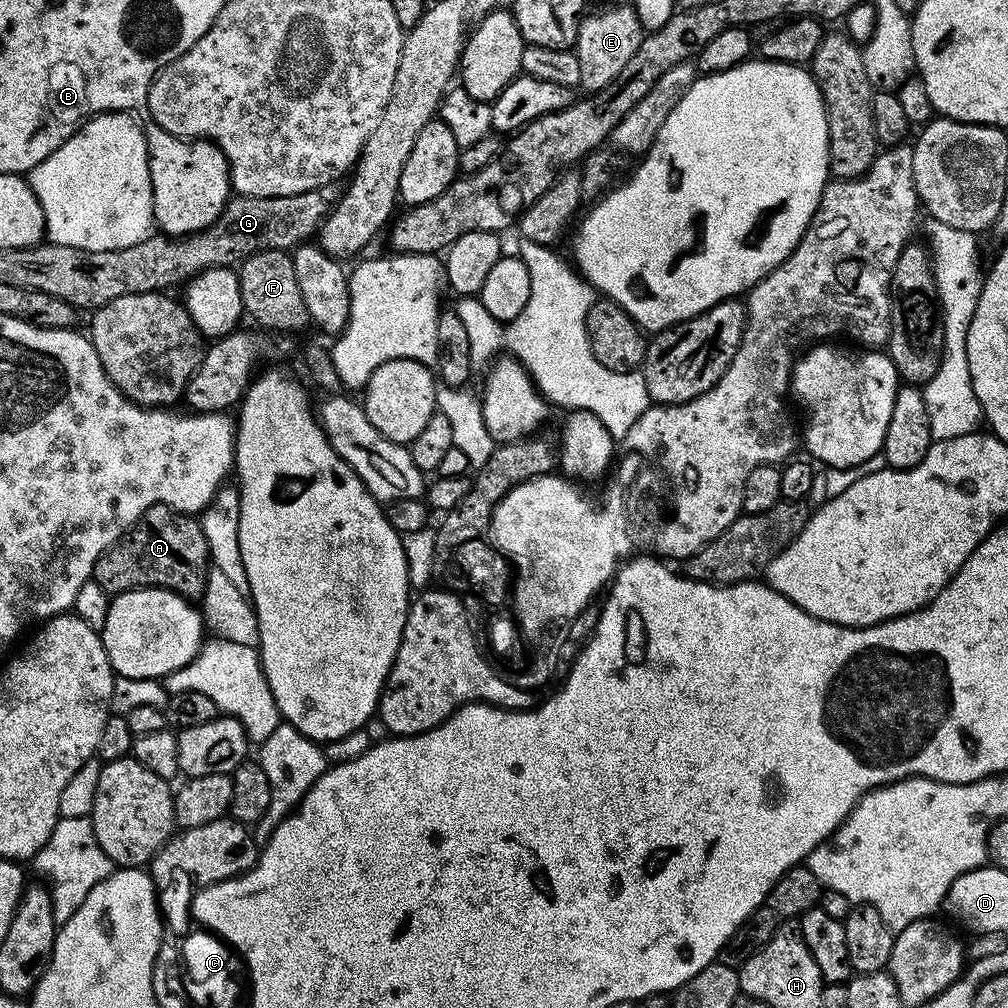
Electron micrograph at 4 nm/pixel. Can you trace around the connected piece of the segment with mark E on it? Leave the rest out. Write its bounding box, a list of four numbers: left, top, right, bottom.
[574,4,645,94]

